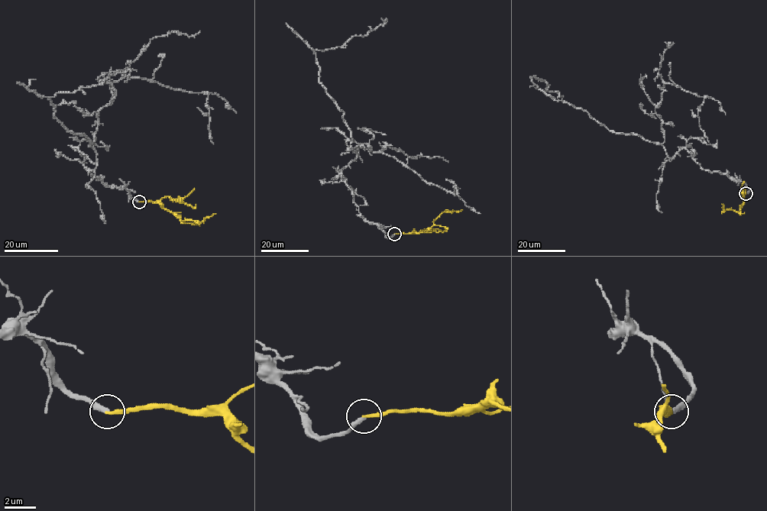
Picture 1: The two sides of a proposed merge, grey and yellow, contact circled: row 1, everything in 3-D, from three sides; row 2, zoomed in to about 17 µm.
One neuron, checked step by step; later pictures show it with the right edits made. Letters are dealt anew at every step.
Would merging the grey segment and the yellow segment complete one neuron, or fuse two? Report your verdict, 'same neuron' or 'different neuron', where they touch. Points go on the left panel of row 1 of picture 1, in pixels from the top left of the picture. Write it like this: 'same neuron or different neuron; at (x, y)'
same neuron; at (139, 202)

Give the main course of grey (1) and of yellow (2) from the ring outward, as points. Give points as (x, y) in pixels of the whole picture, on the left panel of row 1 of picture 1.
1: (139, 202), (93, 178), (79, 151), (93, 163), (96, 151), (54, 117), (49, 98), (129, 70), (124, 82)
2: (139, 202), (157, 202), (182, 223), (184, 220), (202, 222), (215, 213)

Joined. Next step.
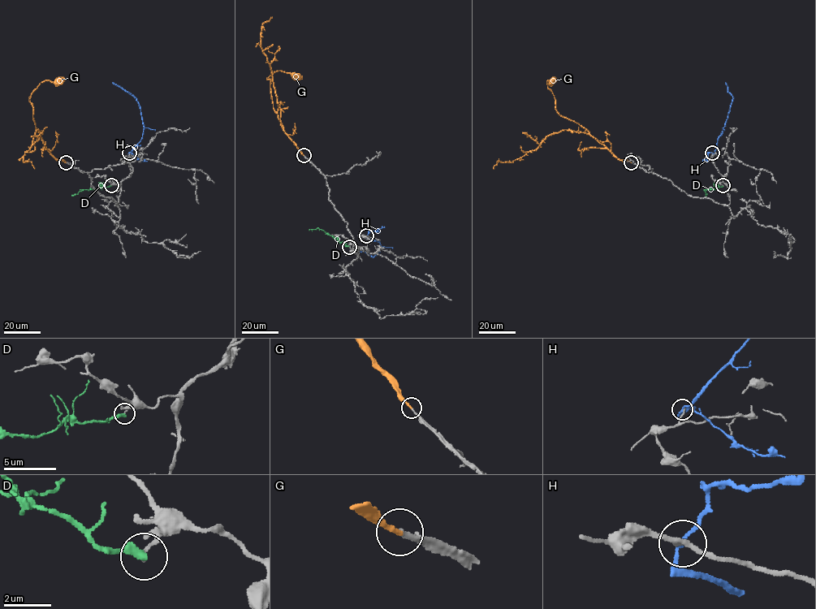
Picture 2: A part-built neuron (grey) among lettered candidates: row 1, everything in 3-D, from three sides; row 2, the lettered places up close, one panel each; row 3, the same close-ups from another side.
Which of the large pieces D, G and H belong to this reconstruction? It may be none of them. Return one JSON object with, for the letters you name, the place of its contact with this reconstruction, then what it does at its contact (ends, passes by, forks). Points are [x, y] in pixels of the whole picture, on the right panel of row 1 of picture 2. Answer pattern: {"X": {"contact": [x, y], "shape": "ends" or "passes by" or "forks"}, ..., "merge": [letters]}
{"G": {"contact": [631, 162], "shape": "ends"}, "merge": ["G"]}

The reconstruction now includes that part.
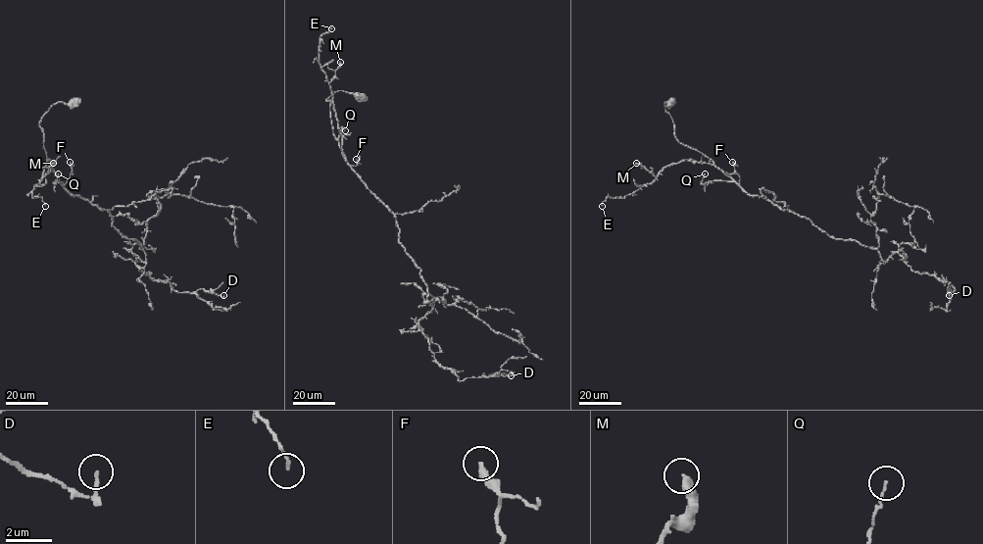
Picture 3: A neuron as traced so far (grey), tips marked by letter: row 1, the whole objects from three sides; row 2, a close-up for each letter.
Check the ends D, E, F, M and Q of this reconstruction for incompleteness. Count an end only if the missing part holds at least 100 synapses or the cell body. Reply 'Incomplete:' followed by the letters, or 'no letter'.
Incomplete: no letter

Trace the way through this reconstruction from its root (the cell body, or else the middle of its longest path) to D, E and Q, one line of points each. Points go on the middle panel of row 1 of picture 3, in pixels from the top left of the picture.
D: (362, 97), (325, 100), (333, 135), (420, 270), (432, 309), (418, 324), (435, 360), (461, 381), (511, 375)
E: (362, 97), (338, 90), (325, 100), (330, 101), (337, 140), (332, 91), (319, 62), (319, 38), (331, 28)
Q: (362, 97), (338, 90), (325, 100), (330, 101), (333, 135), (346, 159), (340, 131), (342, 126), (345, 130)

